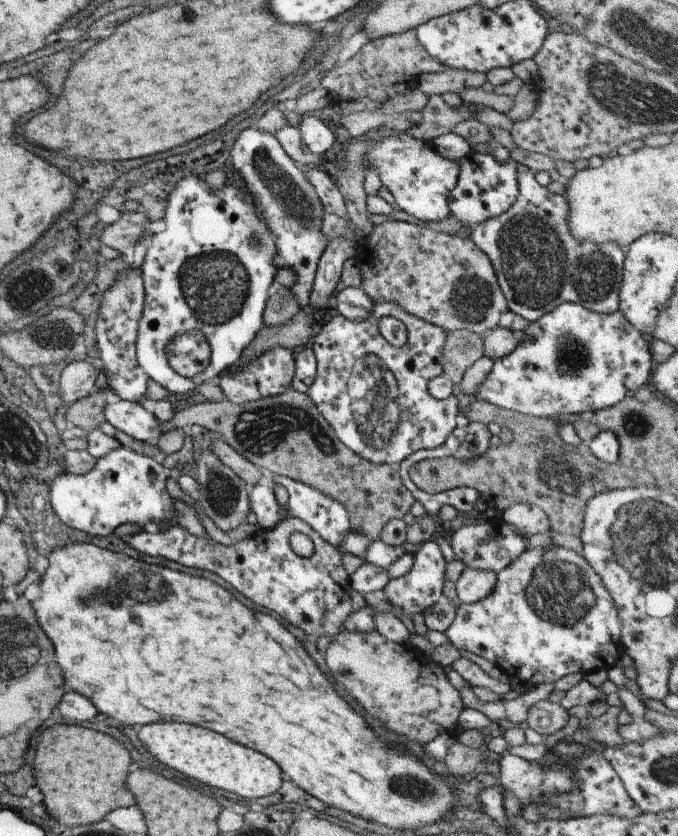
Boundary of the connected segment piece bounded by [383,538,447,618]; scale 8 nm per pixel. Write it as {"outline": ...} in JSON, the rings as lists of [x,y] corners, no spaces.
{"outline":[[[435,538],[426,541],[422,548],[414,554],[414,562],[408,572],[404,576],[388,580],[388,584],[384,586],[384,593],[392,606],[391,611],[388,612],[397,618],[401,613],[412,618],[416,613],[426,612],[426,608],[430,608],[430,606],[434,608],[434,604],[442,598],[446,564],[442,550],[436,544]]]}

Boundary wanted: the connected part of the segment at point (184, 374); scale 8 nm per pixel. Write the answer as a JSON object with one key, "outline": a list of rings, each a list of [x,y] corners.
{"outline":[[[198,330],[178,334],[176,338],[170,340],[164,352],[167,353],[172,370],[182,378],[188,379],[204,372],[206,366],[210,364],[212,354],[208,340]]]}

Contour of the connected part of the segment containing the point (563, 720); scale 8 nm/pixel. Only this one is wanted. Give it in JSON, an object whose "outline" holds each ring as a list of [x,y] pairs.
{"outline":[[[540,700],[528,710],[525,727],[534,729],[546,738],[567,726],[570,713],[561,706],[560,702]]]}

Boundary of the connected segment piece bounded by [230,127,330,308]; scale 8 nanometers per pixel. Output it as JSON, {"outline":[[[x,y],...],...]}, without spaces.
{"outline":[[[257,127],[246,128],[232,144],[232,168],[248,184],[247,193],[254,198],[256,210],[260,212],[264,224],[276,238],[276,260],[278,269],[290,268],[296,274],[296,284],[292,294],[300,308],[309,304],[317,263],[319,262],[328,238],[320,232],[323,216],[318,210],[321,205],[315,188],[306,179],[305,170],[286,154],[274,135]]]}

